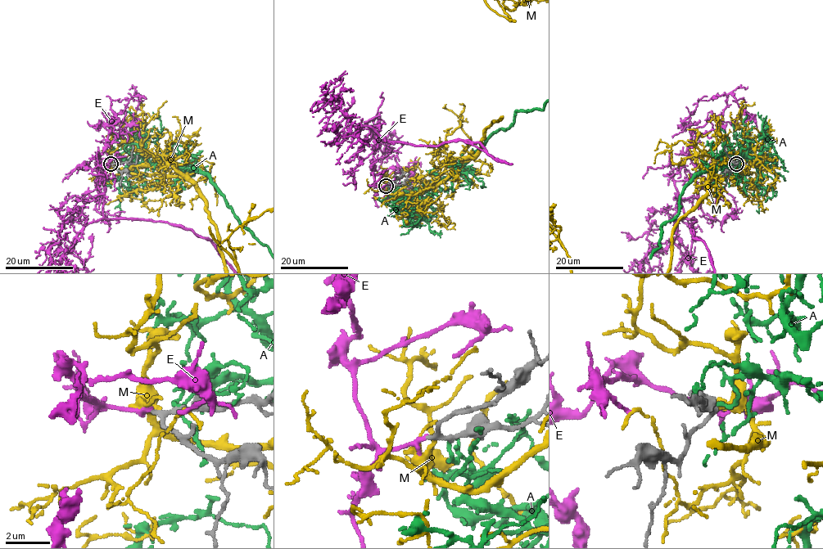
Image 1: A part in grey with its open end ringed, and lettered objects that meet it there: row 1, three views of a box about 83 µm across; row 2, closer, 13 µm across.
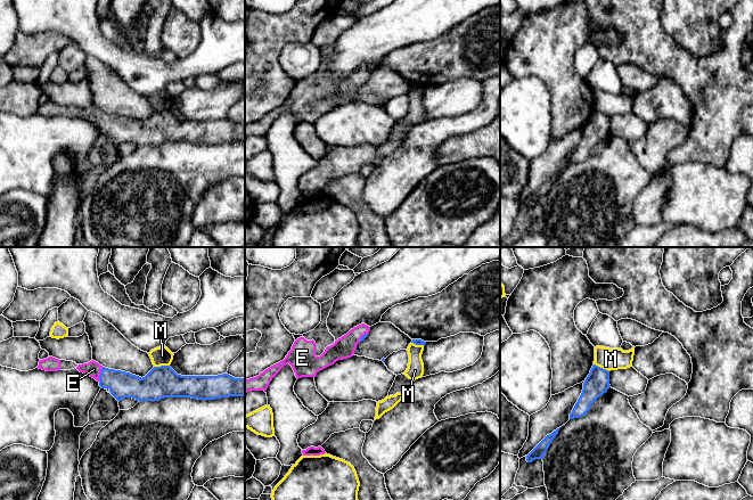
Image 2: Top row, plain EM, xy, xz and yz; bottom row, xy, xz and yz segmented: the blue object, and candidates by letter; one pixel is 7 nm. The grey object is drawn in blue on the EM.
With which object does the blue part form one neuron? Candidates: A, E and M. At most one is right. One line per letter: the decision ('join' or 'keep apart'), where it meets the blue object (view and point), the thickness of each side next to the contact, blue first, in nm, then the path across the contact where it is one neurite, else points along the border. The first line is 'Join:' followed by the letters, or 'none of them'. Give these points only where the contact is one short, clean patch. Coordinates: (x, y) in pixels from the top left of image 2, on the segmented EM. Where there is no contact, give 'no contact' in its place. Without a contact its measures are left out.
Join: E
A: keep apart; no contact
E: join; contact xy (100, 375); calibres 190 and 110 nm; way xy (121, 384), (100, 375), (93, 369)
M: keep apart; contact xy (161, 366); calibres 220 and 140 nm; border xy (169, 365), (154, 367)

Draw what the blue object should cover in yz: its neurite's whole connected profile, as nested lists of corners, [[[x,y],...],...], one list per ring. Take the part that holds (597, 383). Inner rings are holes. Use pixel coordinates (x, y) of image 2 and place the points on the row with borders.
[[[594,364],[583,383],[582,393],[570,413],[570,419],[584,416],[590,410],[591,404],[609,387],[609,371]]]

